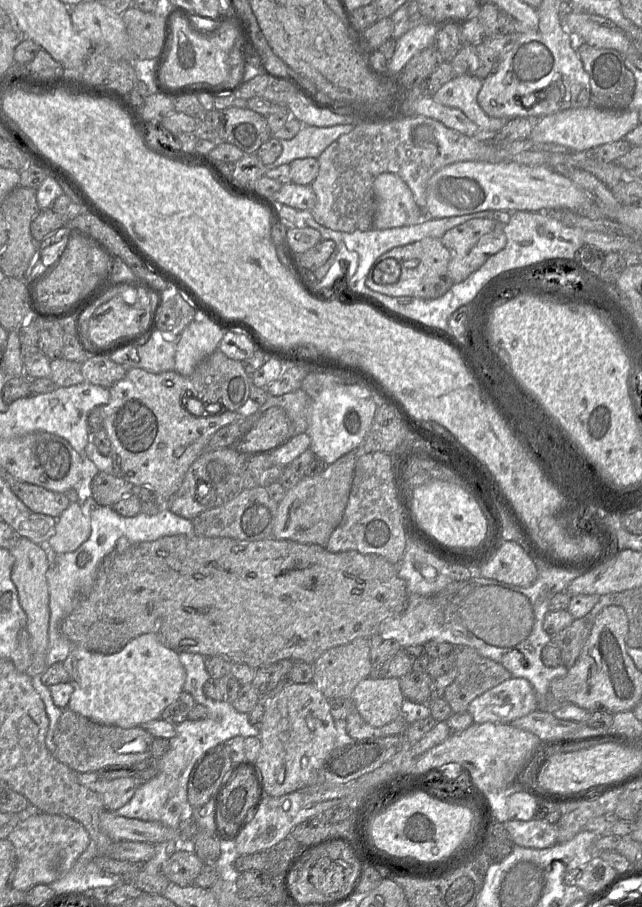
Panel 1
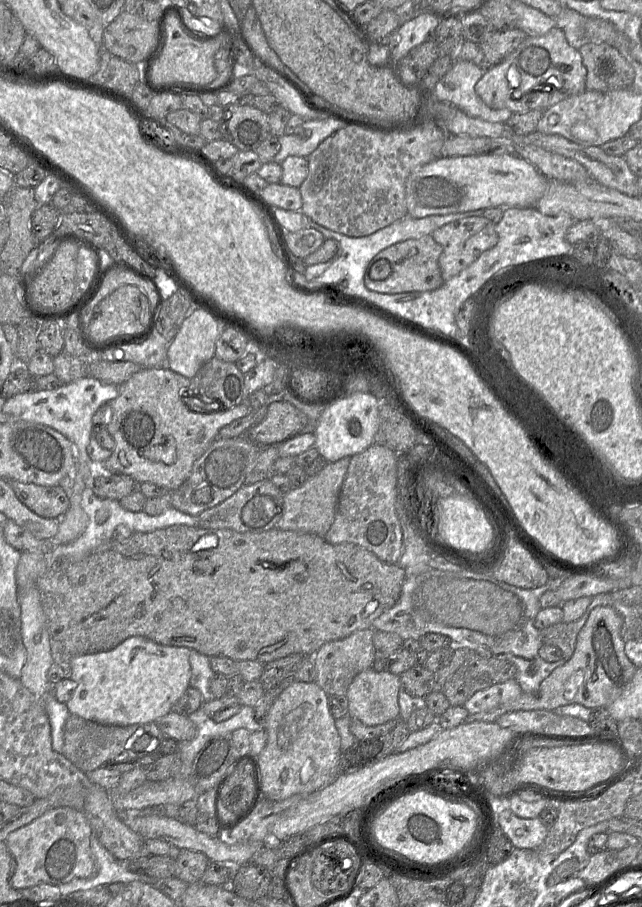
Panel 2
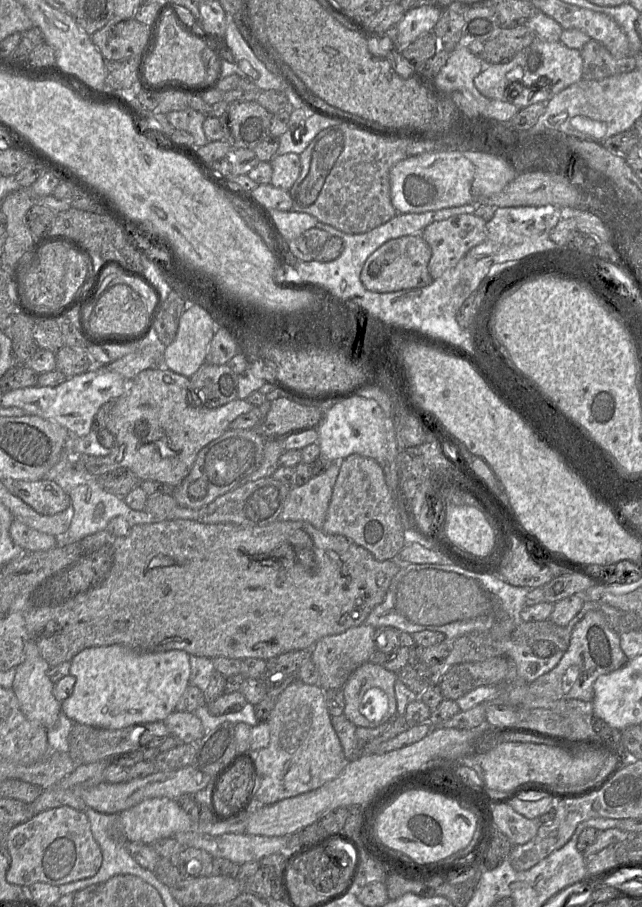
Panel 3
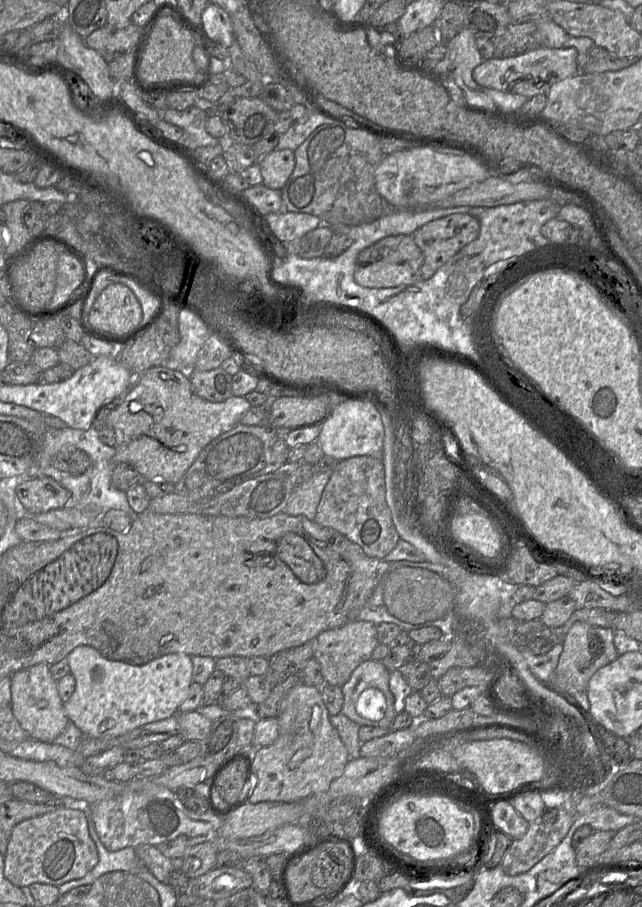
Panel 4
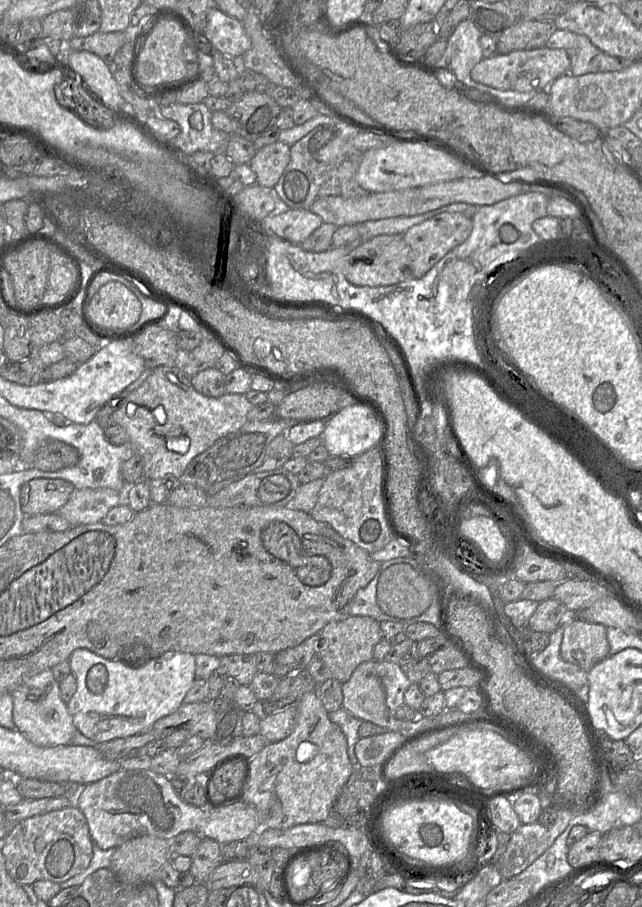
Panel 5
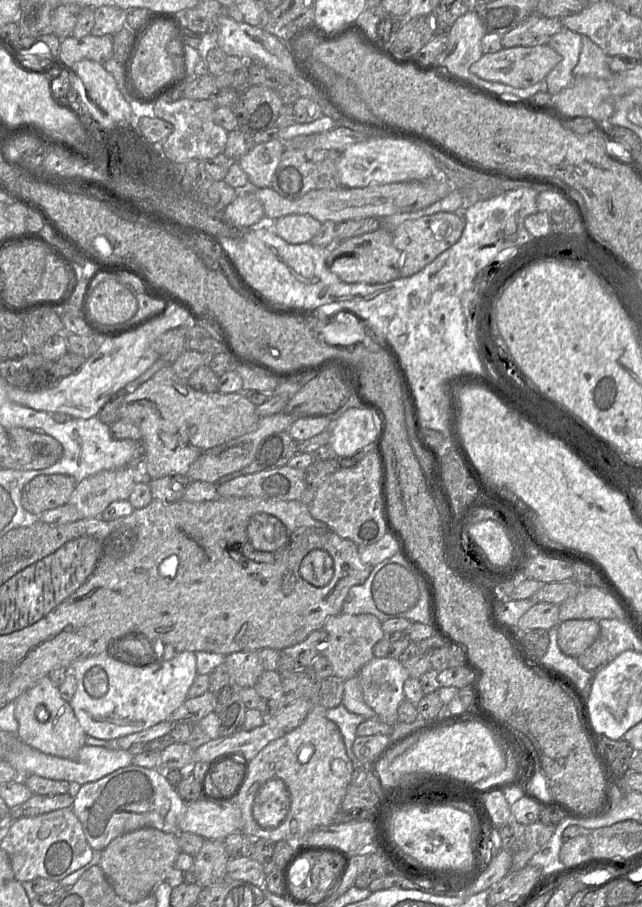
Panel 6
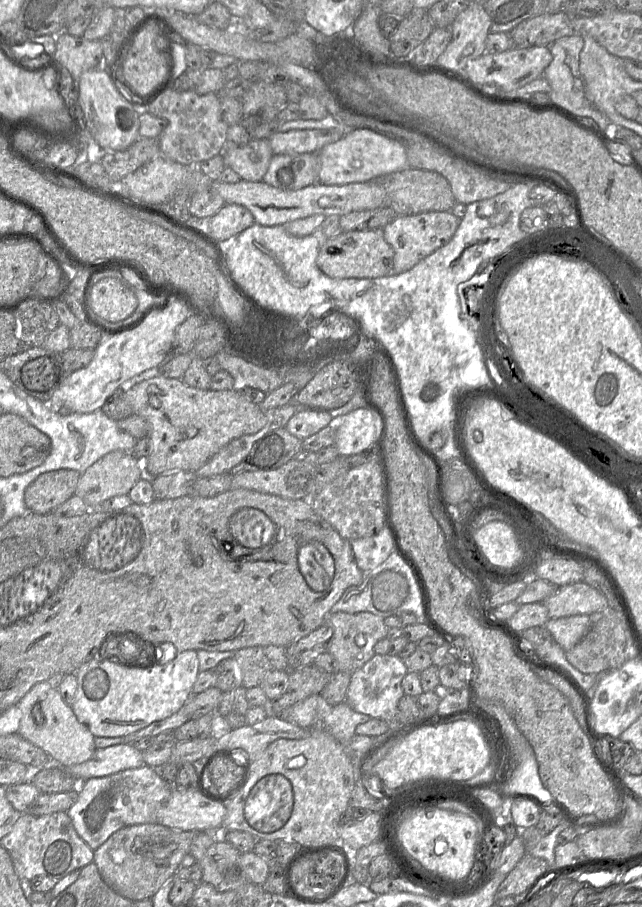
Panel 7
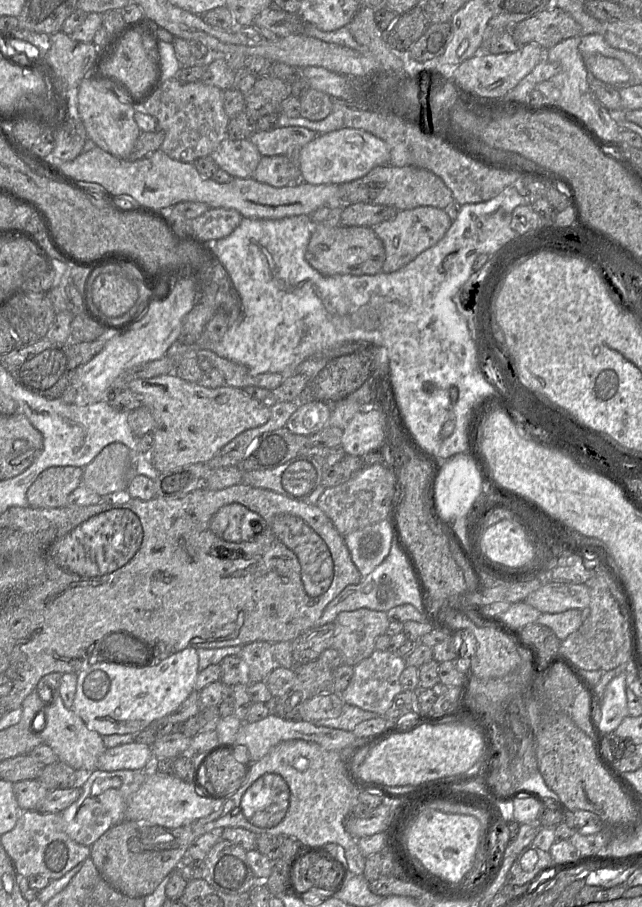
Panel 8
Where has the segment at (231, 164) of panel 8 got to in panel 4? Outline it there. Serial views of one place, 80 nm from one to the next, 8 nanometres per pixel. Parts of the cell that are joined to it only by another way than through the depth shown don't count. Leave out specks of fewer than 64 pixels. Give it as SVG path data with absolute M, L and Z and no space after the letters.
M275 149L259 160L262 184L273 190L281 190L295 168L294 151Z

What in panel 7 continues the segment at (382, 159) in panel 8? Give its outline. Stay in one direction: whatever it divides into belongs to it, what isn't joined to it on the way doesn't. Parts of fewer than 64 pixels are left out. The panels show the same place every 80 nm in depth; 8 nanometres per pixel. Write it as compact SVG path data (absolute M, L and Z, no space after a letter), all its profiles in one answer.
M345 129L345 134L338 141L324 146L319 152L320 172L319 183L323 185L344 185L350 183L364 183L394 172L410 168L406 149L397 140L386 137L368 129Z

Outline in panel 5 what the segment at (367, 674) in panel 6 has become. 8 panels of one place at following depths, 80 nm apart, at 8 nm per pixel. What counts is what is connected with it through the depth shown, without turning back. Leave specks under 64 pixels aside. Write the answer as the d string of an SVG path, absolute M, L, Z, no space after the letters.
M377 661L376 673L383 684L388 708L396 712L404 705L404 694L412 683L397 663Z

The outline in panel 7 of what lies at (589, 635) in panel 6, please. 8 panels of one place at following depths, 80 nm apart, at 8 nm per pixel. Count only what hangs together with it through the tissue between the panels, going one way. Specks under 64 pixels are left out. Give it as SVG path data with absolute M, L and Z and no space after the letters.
M573 615L561 618L550 618L544 626L554 640L564 650L572 649L589 631L589 615Z

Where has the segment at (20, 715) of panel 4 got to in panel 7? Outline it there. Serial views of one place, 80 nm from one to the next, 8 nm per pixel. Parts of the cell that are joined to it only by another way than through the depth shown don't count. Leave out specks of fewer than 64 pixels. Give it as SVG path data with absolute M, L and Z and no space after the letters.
M47 681L36 683L16 704L21 711L18 734L44 750L56 764L62 767L69 767L81 764L89 760L95 750L95 736L84 724L80 723L75 716L70 705L66 704L62 699L58 689L52 688Z

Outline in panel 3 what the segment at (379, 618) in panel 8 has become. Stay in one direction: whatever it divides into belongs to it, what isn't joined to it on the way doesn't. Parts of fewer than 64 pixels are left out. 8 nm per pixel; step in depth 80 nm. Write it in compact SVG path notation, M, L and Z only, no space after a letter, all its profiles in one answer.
M366 623L351 627L343 633L325 636L311 648L311 660L319 671L319 686L323 690L342 689L351 674L368 662L375 649L376 628Z

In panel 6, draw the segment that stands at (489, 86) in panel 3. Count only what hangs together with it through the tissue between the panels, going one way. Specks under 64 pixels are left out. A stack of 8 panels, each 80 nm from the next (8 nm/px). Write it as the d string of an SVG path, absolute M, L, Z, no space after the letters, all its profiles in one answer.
M548 44L534 47L503 48L496 53L483 54L470 67L479 79L522 89L544 81L548 73L561 61L561 56Z

